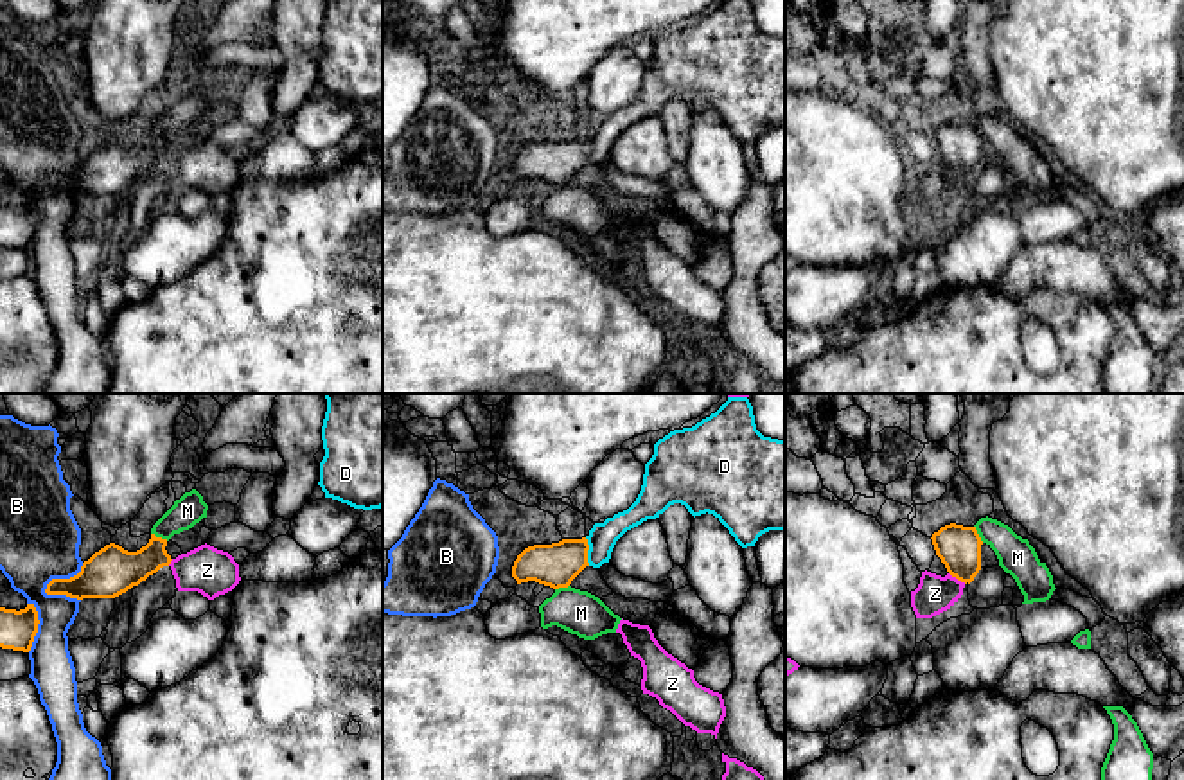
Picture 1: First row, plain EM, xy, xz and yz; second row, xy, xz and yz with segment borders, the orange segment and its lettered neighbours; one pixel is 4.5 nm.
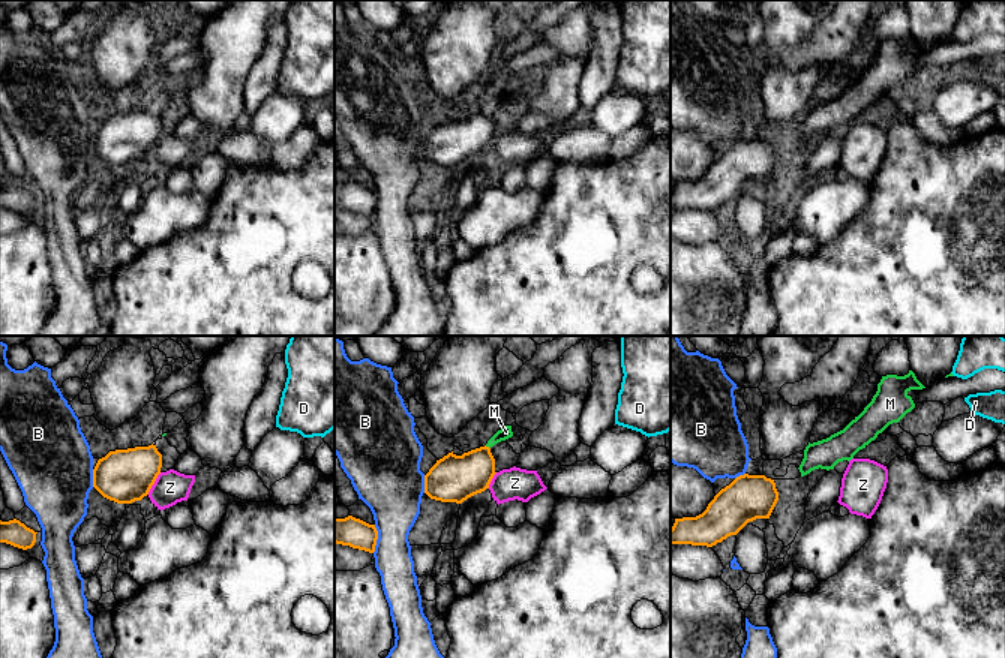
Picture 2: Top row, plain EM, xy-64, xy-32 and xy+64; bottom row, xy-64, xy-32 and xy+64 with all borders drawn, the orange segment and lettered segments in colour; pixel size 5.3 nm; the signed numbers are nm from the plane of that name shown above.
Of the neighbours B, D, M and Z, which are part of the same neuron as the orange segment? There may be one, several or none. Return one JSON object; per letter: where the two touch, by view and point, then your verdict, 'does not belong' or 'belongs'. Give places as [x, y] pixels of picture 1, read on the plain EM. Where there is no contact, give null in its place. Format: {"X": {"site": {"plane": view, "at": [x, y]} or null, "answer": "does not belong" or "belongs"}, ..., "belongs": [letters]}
{"B": {"site": {"plane": "xy", "at": [63, 177]}, "answer": "does not belong"}, "D": {"site": {"plane": "xz", "at": [586, 150]}, "answer": "belongs"}, "M": {"site": {"plane": "xy", "at": [160, 135]}, "answer": "does not belong"}, "Z": {"site": {"plane": "yz", "at": [958, 177]}, "answer": "does not belong"}, "belongs": ["D"]}

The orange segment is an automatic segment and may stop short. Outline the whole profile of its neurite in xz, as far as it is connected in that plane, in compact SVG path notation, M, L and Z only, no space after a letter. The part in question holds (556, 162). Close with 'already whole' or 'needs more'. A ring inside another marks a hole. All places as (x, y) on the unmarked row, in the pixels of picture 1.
M724 0L692 25L654 41L636 99L595 120L582 137L525 146L512 174L553 187L568 185L586 165L609 160L616 138L647 117L681 101L695 115L713 111L742 144L769 128L785 128L785 36L764 34L751 0Z | needs more

